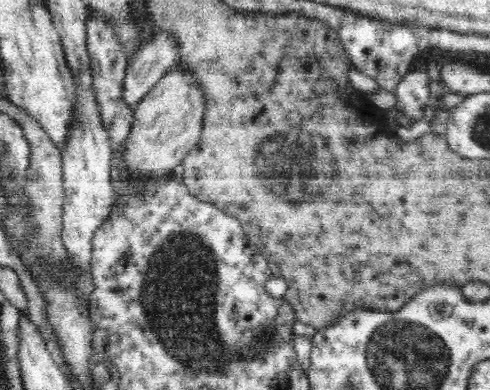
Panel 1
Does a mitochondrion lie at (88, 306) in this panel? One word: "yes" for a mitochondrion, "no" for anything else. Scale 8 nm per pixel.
no

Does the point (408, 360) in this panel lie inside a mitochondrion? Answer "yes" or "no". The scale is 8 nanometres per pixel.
yes

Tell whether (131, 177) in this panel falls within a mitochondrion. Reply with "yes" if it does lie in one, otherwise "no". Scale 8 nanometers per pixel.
no

